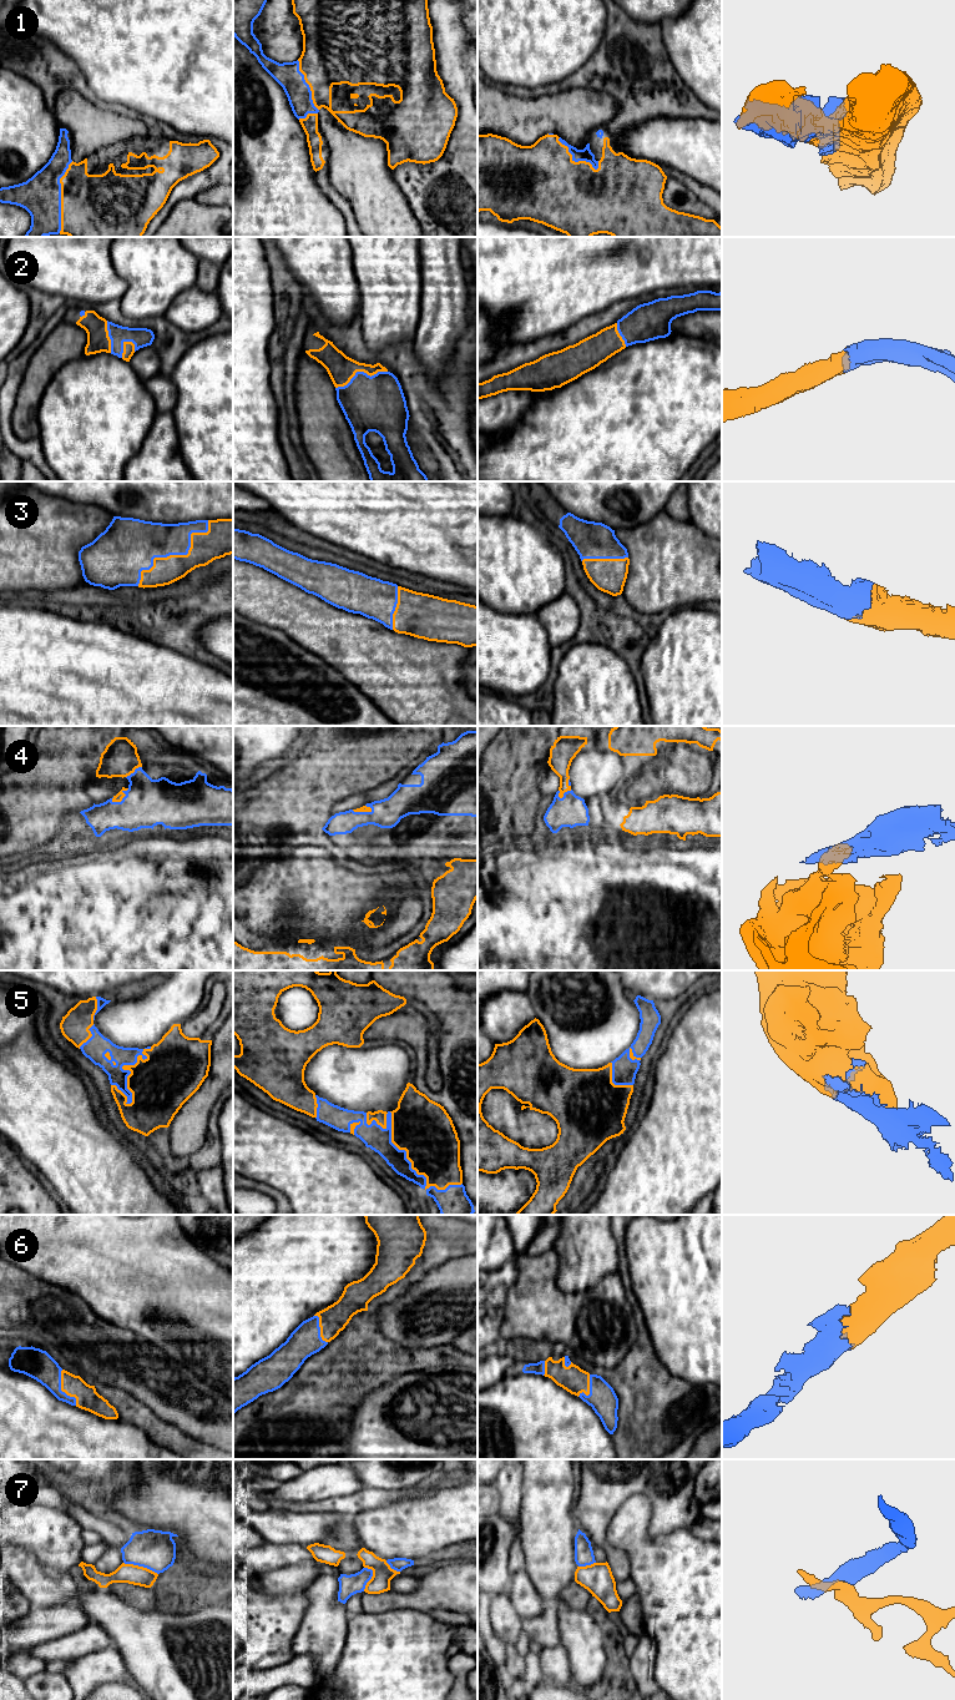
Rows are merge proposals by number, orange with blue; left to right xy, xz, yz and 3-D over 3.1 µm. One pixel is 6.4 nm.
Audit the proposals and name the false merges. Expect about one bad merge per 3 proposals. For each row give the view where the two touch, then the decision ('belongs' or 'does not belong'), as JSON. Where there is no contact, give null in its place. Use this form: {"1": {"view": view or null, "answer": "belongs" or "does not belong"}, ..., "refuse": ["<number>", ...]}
{"1": {"view": "xy", "answer": "belongs"}, "2": {"view": "xz", "answer": "belongs"}, "3": {"view": "xy", "answer": "belongs"}, "4": {"view": "xy", "answer": "belongs"}, "5": {"view": "xz", "answer": "belongs"}, "6": {"view": "xy", "answer": "belongs"}, "7": {"view": "xy", "answer": "does not belong"}, "refuse": ["7"]}

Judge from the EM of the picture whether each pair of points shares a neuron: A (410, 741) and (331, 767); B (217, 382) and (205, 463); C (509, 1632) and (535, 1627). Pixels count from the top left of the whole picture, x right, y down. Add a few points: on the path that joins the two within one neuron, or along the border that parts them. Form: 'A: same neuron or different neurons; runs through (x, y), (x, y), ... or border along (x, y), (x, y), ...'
A: same neuron; runs through (390, 741), (372, 741), (350, 762)
B: same neuron; runs through (217, 402), (217, 443)
C: different neurons; border along (521, 1620), (523, 1629)

